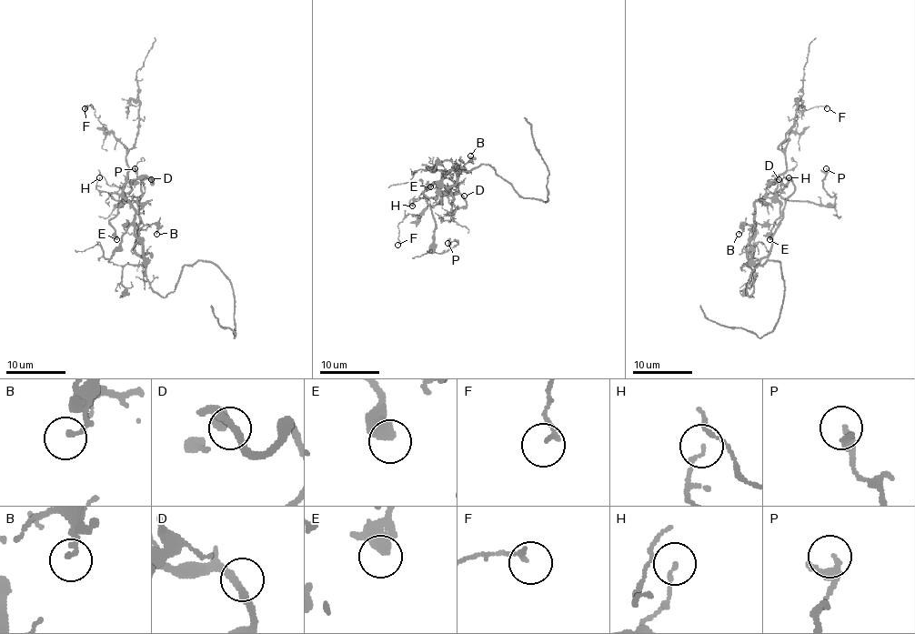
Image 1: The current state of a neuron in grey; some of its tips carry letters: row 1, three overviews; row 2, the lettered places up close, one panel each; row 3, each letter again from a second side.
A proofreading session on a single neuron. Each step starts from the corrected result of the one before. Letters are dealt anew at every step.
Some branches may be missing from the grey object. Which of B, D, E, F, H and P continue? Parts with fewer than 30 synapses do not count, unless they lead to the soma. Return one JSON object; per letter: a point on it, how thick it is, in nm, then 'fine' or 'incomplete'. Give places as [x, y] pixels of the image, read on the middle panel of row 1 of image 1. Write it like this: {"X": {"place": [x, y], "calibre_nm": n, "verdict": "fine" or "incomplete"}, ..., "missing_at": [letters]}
{"B": {"place": [470, 155], "calibre_nm": 150, "verdict": "fine"}, "D": {"place": [464, 196], "calibre_nm": 240, "verdict": "fine"}, "E": {"place": [430, 186], "calibre_nm": 360, "verdict": "incomplete"}, "F": {"place": [397, 245], "calibre_nm": 160, "verdict": "fine"}, "H": {"place": [412, 206], "calibre_nm": 70, "verdict": "fine"}, "P": {"place": [447, 243], "calibre_nm": 220, "verdict": "fine"}, "missing_at": ["E"]}

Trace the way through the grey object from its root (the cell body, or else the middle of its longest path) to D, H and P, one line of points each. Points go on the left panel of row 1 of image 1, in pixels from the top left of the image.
D: (146, 275), (146, 262), (135, 251), (135, 239), (140, 184), (145, 179), (152, 184), (151, 179)
H: (146, 275), (142, 243), (135, 234), (135, 207), (116, 194), (99, 191), (96, 188), (99, 177)
P: (146, 275), (135, 207), (111, 196), (121, 206), (121, 200), (145, 191), (135, 168)

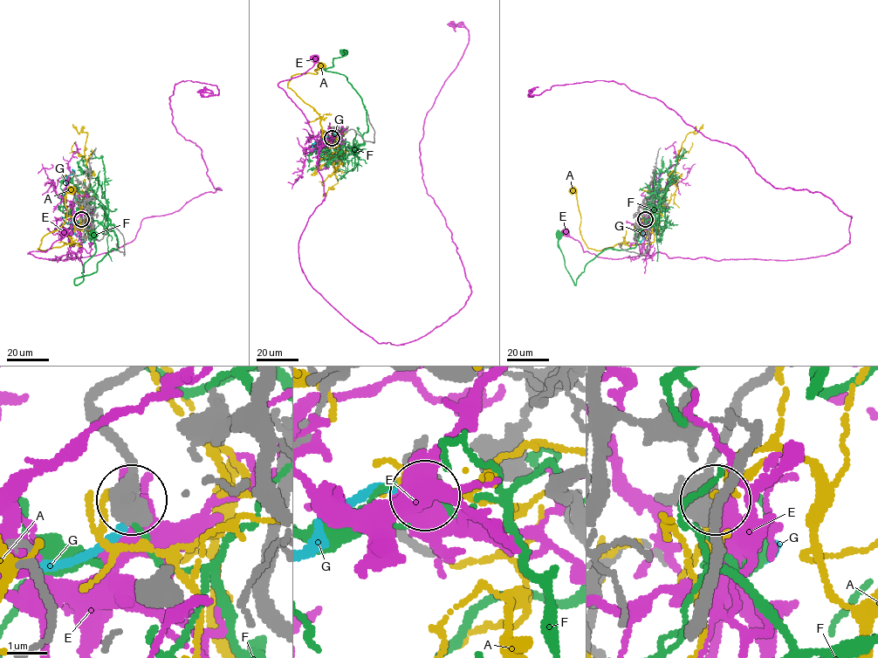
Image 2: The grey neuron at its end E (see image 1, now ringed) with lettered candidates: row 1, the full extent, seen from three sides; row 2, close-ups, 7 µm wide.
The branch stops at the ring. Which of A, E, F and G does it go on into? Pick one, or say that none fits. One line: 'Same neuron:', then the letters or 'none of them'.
Same neuron: G

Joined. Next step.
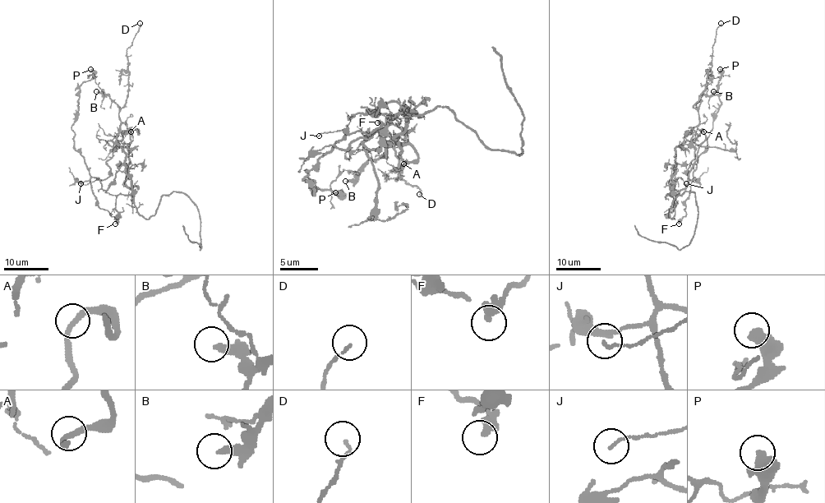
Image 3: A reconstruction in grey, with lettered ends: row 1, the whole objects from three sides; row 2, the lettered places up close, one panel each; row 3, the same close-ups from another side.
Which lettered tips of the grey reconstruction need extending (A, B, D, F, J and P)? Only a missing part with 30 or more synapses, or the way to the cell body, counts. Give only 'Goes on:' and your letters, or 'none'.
Goes on: none

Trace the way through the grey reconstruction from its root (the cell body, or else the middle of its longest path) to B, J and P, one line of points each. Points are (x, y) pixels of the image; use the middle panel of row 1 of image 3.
B: (403, 107), (394, 117), (389, 117), (379, 131), (387, 156), (370, 158), (352, 179), (345, 181)
J: (403, 107), (392, 117), (381, 114), (377, 111), (357, 113), (343, 130), (319, 136)
P: (403, 107), (387, 118), (379, 149), (360, 137), (307, 169), (303, 179), (313, 192), (335, 192)

